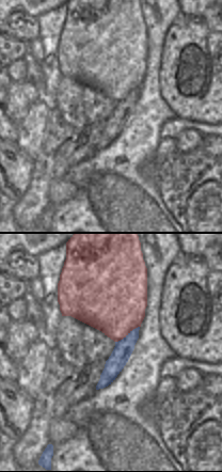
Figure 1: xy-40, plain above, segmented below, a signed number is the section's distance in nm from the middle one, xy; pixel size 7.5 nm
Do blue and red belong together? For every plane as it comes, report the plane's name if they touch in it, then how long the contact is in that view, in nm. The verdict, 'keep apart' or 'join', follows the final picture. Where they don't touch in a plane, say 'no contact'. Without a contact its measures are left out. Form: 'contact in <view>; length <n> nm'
contact in xy-40; length 220 nm

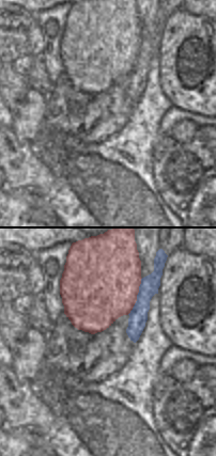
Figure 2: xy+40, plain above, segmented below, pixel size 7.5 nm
contact in xy+40; length 300 nm

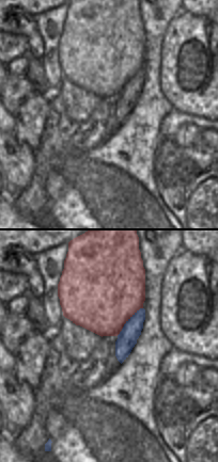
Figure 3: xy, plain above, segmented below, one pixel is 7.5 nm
contact in xy; length 300 nm

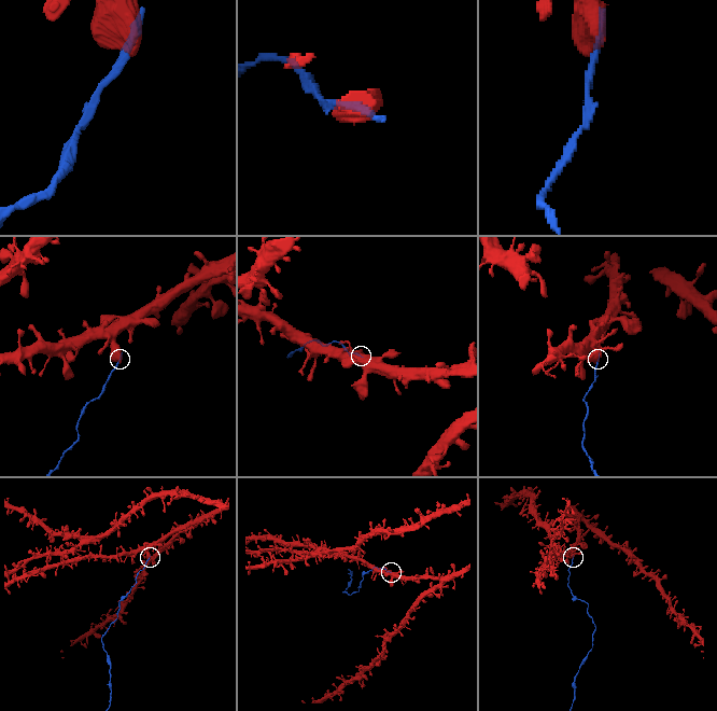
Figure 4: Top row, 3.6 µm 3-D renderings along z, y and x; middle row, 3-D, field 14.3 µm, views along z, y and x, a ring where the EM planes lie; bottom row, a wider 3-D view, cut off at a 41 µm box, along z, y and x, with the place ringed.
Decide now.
keep apart

